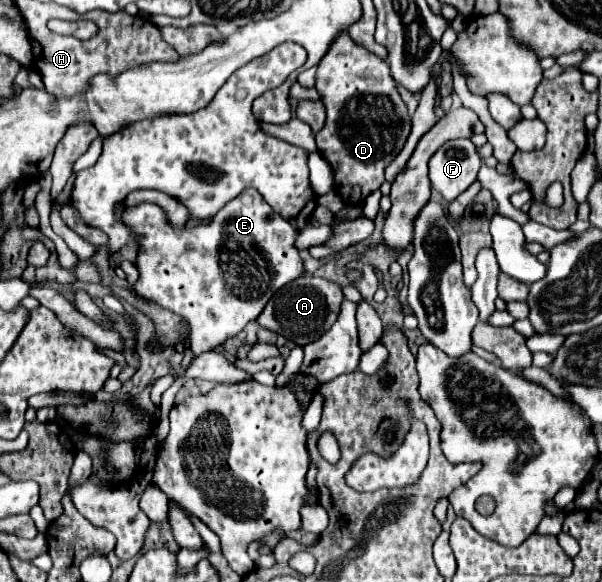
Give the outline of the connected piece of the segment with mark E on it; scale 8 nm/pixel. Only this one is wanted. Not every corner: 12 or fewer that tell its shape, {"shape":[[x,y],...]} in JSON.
{"shape":[[256,189],[196,227],[154,203],[134,291],[214,351],[304,275],[298,231]]}

